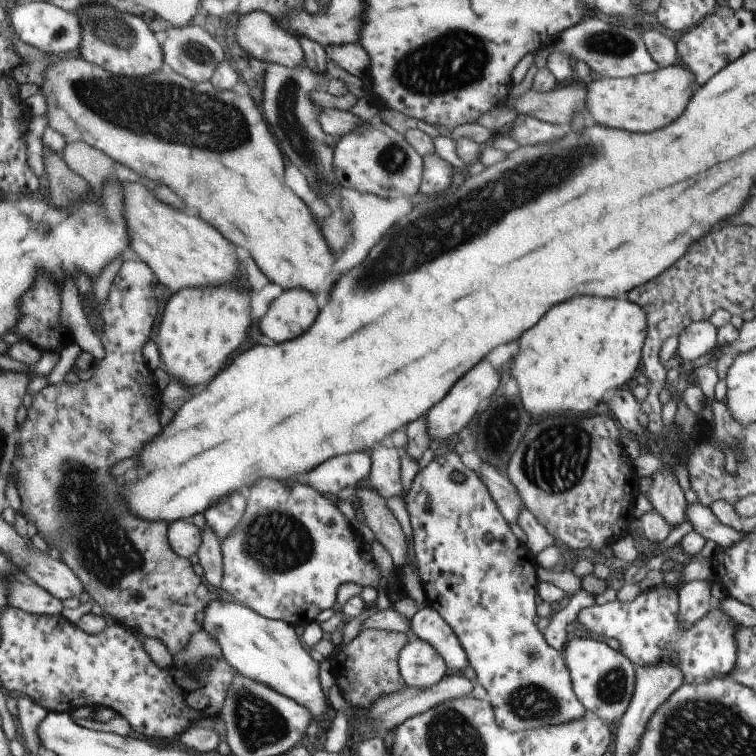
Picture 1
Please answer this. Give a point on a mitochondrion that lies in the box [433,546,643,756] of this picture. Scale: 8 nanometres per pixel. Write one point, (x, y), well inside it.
(532, 702)

